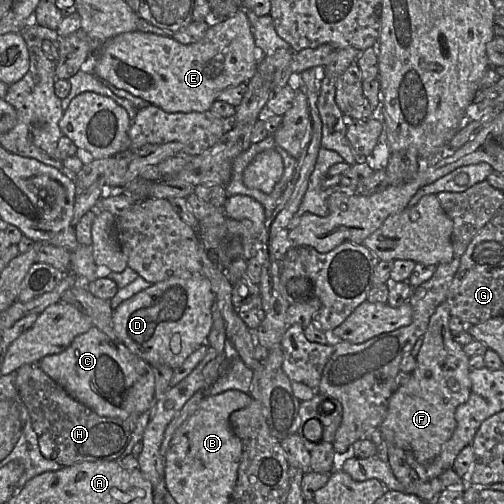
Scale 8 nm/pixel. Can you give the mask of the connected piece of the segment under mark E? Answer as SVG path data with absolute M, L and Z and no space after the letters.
M240 9L232 17L224 20L213 20L213 24L211 24L205 36L199 42L188 45L181 44L172 37L163 37L154 33L140 32L138 30L117 35L108 40L96 53L92 59L92 63L90 62L90 71L102 82L109 82L119 89L123 89L136 97L148 101L167 113L206 112L211 109L211 106L217 100L218 95L221 94L222 91L227 88L236 87L241 83L248 83L257 71L259 60L260 57L257 53L257 46L255 45L250 22L244 10Z

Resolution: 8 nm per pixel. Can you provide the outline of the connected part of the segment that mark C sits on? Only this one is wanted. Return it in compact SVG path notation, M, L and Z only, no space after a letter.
M95 326L75 337L63 352L43 357L40 365L71 397L102 417L126 419L132 414L142 414L156 400L152 366Z

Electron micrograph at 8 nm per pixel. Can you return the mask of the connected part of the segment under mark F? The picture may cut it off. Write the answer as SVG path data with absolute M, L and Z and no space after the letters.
M446 301L436 307L422 336L423 343L415 358L416 368L411 372L409 380L400 385L390 397L387 415L379 428L384 442L394 444L404 451L412 451L417 462L421 464L432 462L441 453L455 430L456 408L468 400L471 391L469 357L463 351L463 346L452 338L449 329L450 316Z

